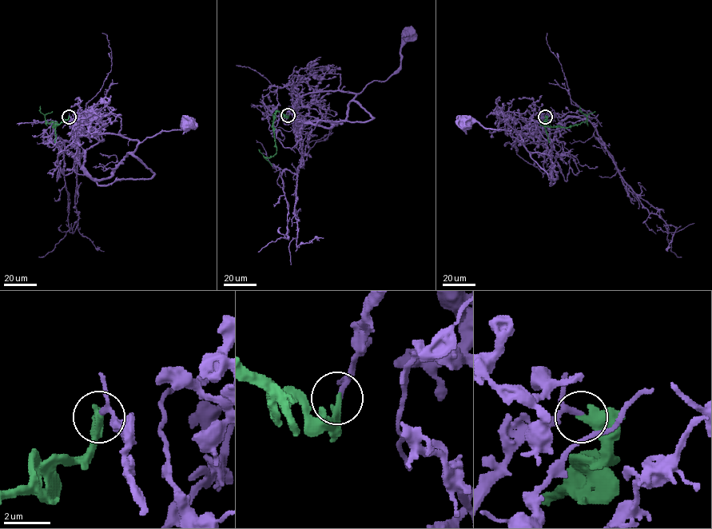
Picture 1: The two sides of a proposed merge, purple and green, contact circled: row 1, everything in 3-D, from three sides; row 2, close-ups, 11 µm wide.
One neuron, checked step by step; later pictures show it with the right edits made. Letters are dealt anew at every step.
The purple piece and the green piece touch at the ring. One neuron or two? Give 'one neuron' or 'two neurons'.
one neuron

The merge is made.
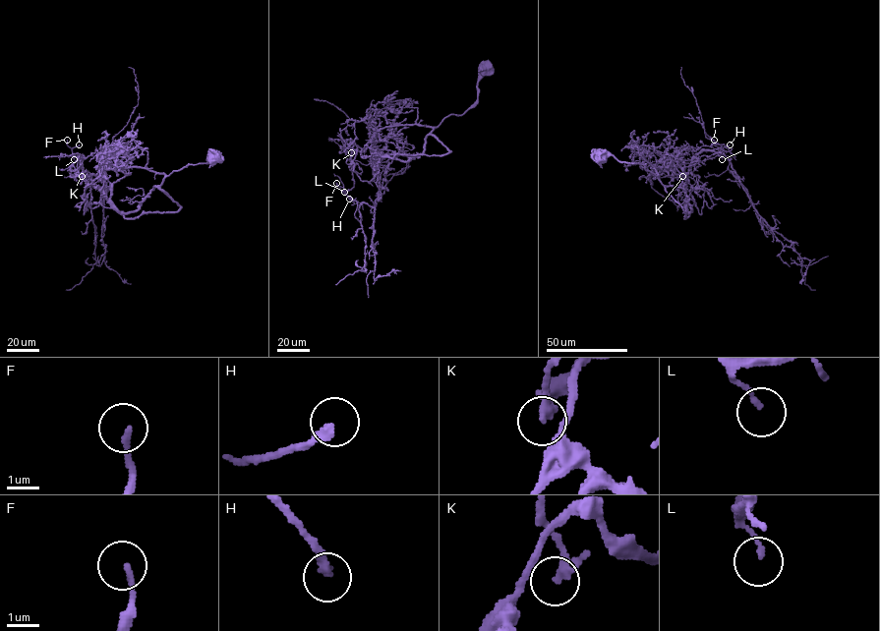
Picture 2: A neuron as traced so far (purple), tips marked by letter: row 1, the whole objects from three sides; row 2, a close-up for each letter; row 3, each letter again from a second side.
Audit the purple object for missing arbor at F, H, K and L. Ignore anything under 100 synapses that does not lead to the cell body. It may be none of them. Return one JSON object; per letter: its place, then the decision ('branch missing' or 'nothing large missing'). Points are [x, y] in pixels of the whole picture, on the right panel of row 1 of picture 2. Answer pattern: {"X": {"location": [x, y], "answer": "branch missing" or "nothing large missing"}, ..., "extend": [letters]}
{"F": {"location": [714, 140], "answer": "nothing large missing"}, "H": {"location": [730, 144], "answer": "nothing large missing"}, "K": {"location": [682, 176], "answer": "nothing large missing"}, "L": {"location": [722, 159], "answer": "nothing large missing"}, "extend": []}

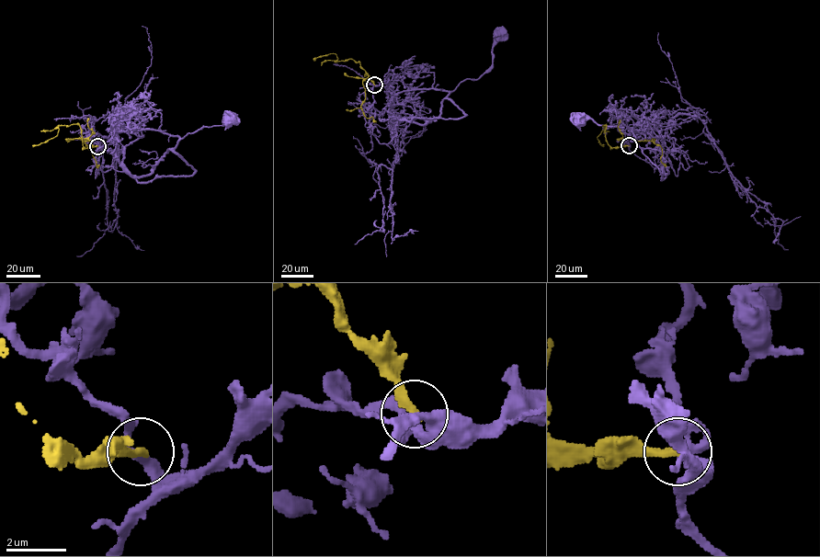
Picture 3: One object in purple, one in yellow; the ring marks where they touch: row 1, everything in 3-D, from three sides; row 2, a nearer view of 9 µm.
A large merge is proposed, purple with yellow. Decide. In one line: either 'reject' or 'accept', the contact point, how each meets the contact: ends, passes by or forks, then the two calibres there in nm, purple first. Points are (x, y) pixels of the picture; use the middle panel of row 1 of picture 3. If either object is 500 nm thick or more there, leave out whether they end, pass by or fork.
reject; place (374, 85); purple passes by; yellow ends; calibres 320 and 280 nm

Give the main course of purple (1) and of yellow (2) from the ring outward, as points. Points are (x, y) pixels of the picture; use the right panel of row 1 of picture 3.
1: (629, 145), (628, 135), (637, 131), (632, 130), (632, 138), (623, 128), (597, 124), (590, 119), (579, 119)
2: (629, 145), (611, 148), (606, 140), (606, 125), (603, 125), (605, 127), (597, 139), (603, 146)

